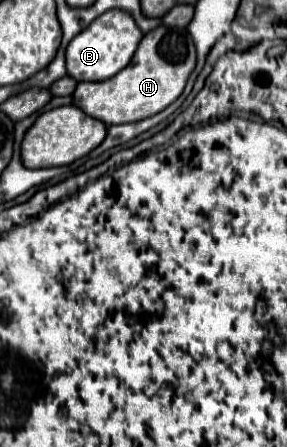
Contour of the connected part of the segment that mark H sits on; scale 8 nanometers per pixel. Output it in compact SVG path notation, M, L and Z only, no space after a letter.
M158 26L144 34L130 64L116 76L102 82L80 82L72 94L72 104L106 126L138 122L170 106L182 94L194 66L196 52L190 34L184 28Z

